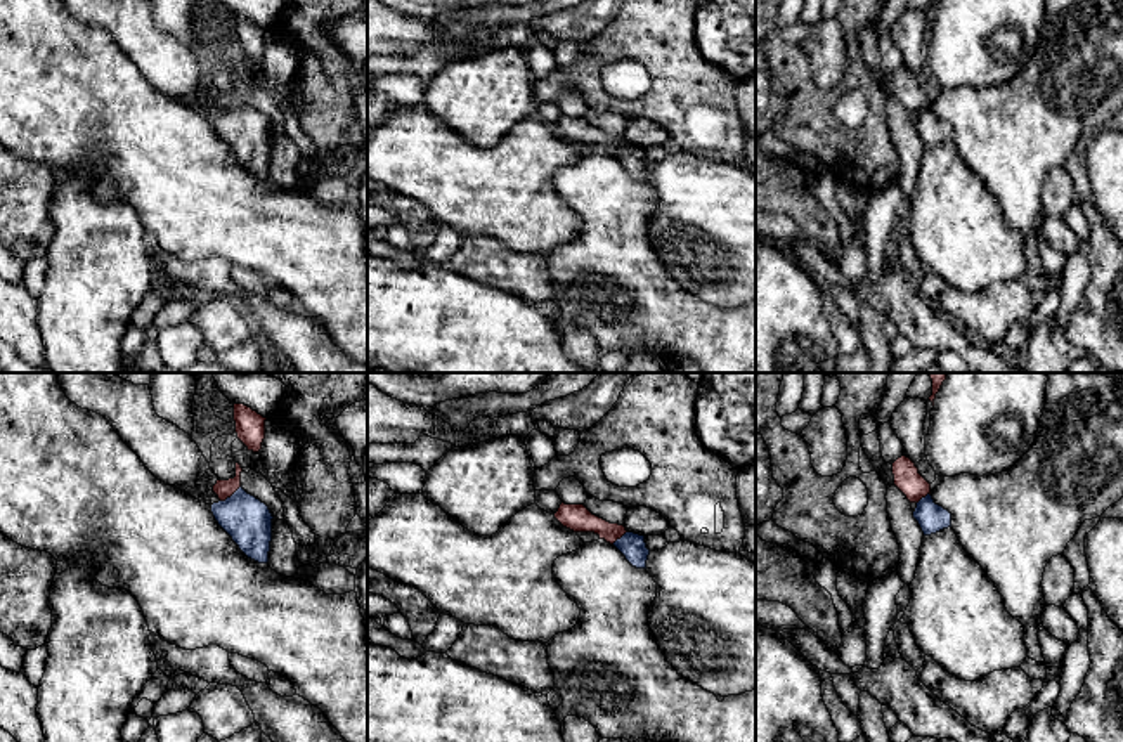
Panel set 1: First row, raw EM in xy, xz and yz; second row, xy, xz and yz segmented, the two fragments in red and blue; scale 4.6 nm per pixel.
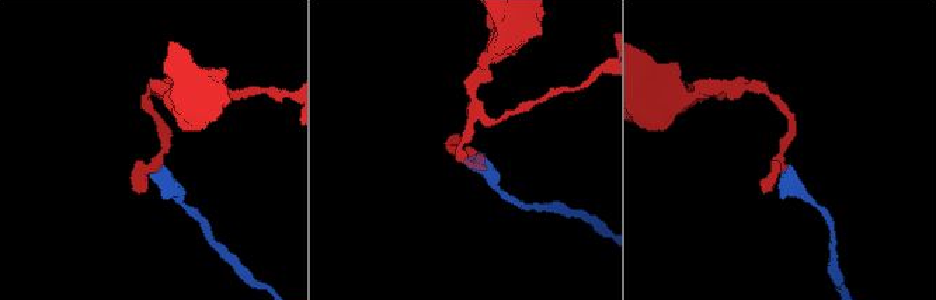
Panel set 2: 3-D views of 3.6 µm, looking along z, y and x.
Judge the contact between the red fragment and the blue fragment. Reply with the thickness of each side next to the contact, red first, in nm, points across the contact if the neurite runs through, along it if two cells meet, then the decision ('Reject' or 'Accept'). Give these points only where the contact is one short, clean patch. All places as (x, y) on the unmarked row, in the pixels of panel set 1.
Thickness 90 nm (red) against 220 nm. Boundary: xy (241, 97), (220, 113). Reject

